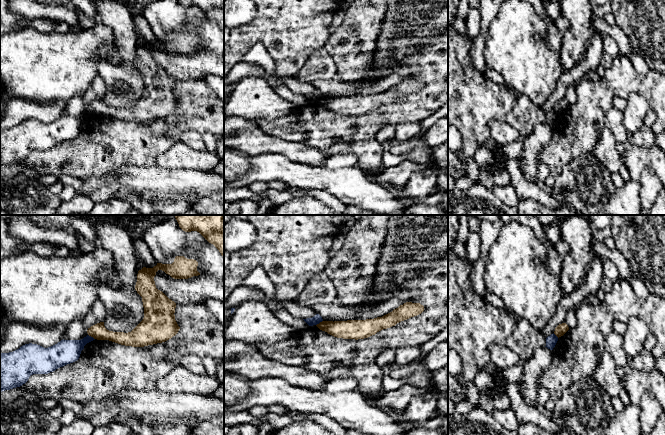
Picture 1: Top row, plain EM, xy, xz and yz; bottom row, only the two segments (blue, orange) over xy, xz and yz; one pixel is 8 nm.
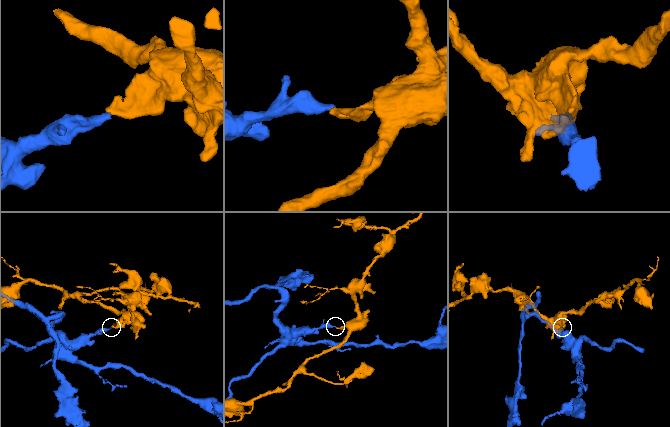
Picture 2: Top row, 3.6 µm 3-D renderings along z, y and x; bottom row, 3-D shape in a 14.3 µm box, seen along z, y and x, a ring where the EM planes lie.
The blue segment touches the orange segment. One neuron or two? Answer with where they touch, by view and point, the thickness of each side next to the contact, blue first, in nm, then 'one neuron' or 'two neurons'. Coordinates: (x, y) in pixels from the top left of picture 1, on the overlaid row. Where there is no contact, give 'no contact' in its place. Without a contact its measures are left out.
contact xy (90, 336); calibres 190 and 130 nm; two neurons

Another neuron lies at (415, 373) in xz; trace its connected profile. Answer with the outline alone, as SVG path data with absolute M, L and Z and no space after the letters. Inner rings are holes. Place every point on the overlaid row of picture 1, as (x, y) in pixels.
M418 362L400 365L396 369L389 371L389 375L393 379L405 378L405 384L422 389L427 389L433 386L431 374L432 372L428 371Z

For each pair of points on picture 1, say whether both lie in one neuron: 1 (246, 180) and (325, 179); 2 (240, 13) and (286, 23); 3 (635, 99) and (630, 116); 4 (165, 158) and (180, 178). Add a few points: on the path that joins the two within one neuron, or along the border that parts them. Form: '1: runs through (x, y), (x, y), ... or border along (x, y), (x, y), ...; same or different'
1: runs through (266, 172), (290, 172), (305, 176); same
2: border along (257, 10), (249, 22), (234, 27); different
3: runs through (635, 103), (634, 112); same
4: border along (156, 164), (167, 168), (193, 168), (196, 170); different

